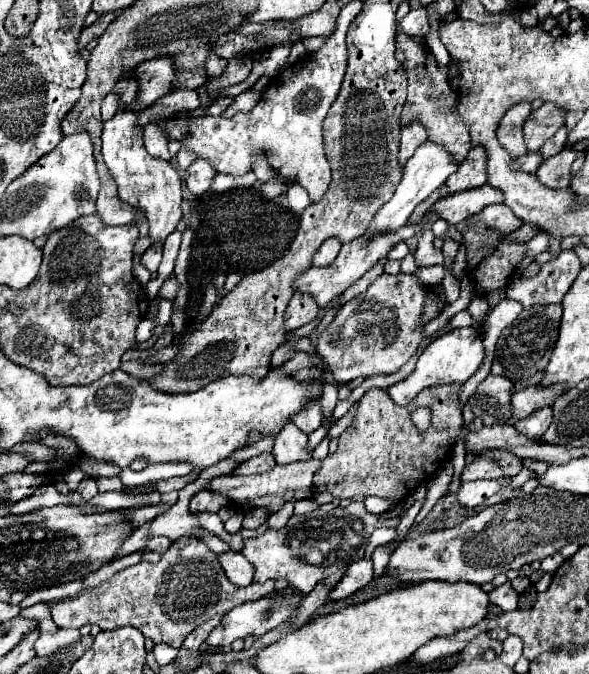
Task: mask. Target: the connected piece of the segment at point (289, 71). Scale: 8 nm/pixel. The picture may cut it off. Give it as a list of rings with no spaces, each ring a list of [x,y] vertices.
[[[349,2],[341,10],[337,18],[337,30],[327,38],[325,46],[321,46],[321,50],[315,54],[307,54],[295,68],[285,68],[273,76],[255,110],[247,114],[239,112],[233,118],[197,116],[187,120],[187,114],[177,114],[165,118],[159,122],[159,126],[167,130],[169,138],[187,144],[187,148],[191,148],[199,158],[209,160],[217,172],[231,174],[235,178],[251,170],[251,152],[257,150],[265,154],[269,166],[277,174],[283,174],[291,182],[299,182],[309,192],[311,200],[321,200],[331,182],[331,168],[323,152],[321,124],[339,94],[347,68],[345,36],[361,8],[363,2]]]

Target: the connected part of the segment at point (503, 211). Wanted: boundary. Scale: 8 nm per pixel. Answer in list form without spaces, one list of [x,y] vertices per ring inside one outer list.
[[[499,204],[499,206],[487,206],[483,212],[467,218],[467,220],[461,222],[461,224],[457,224],[457,230],[463,230],[465,224],[477,222],[477,220],[487,222],[487,226],[497,228],[497,230],[501,230],[503,234],[511,234],[511,232],[515,232],[515,230],[519,230],[519,228],[523,226],[523,220],[517,218],[517,216],[511,212],[509,206]]]

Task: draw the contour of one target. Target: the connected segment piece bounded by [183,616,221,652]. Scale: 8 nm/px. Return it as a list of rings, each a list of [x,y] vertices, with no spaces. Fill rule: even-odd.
[[[215,616],[215,618],[211,618],[211,620],[207,620],[205,624],[201,624],[199,628],[195,628],[195,630],[185,638],[185,642],[183,642],[185,650],[189,650],[189,652],[199,652],[199,650],[201,650],[201,644],[207,640],[209,632],[211,632],[219,622],[221,622],[221,618]]]

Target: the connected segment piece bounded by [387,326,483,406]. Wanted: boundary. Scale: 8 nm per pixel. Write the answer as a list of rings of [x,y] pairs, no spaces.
[[[471,326],[469,328],[457,328],[457,330],[451,330],[451,332],[443,334],[435,342],[431,342],[423,350],[423,354],[419,356],[415,370],[405,380],[389,386],[387,392],[389,392],[389,396],[393,398],[395,404],[407,406],[421,390],[425,390],[429,386],[467,382],[475,374],[475,370],[479,368],[481,362],[483,362],[483,334],[477,332]]]

